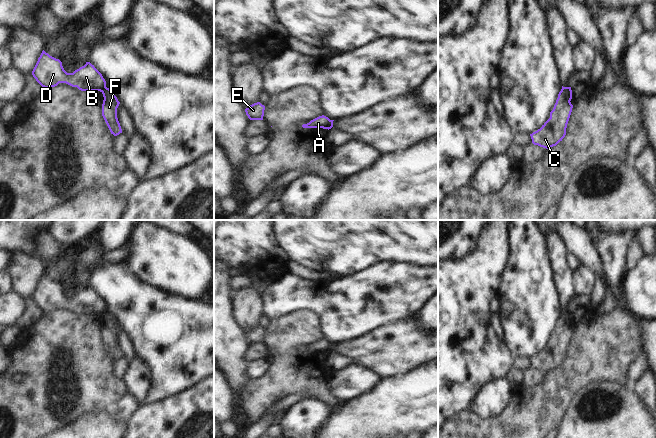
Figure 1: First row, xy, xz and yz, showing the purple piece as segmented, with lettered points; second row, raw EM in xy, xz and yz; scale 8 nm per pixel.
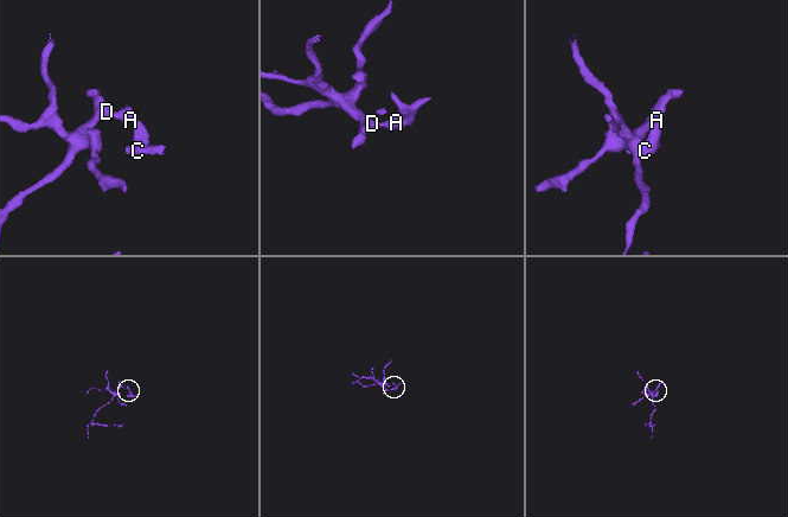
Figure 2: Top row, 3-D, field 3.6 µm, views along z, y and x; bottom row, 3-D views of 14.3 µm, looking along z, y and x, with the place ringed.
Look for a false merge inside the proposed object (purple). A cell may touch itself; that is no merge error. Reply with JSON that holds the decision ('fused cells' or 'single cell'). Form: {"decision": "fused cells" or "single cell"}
{"decision": "fused cells"}

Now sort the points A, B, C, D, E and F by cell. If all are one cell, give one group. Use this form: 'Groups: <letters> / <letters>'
Groups: A B D E / C F

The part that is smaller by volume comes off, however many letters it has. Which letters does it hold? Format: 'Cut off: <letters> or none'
Cut off: C, F

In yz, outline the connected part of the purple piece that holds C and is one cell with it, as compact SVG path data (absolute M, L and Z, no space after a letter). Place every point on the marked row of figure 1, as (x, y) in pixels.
M563 87L558 94L558 98L550 118L540 129L530 134L532 143L543 148L556 146L566 135L567 124L572 112L571 87Z

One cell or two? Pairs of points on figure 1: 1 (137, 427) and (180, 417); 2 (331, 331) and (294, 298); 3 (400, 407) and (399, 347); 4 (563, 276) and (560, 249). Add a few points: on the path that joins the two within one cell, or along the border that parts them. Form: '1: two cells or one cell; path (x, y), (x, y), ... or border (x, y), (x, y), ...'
1: one cell; path (148, 427), (159, 427), (166, 420), (169, 420)
2: one cell; path (330, 319), (309, 298), (306, 298)
3: two cells; border (421, 364), (404, 373), (381, 378)
4: one cell; path (561, 269), (560, 256)

